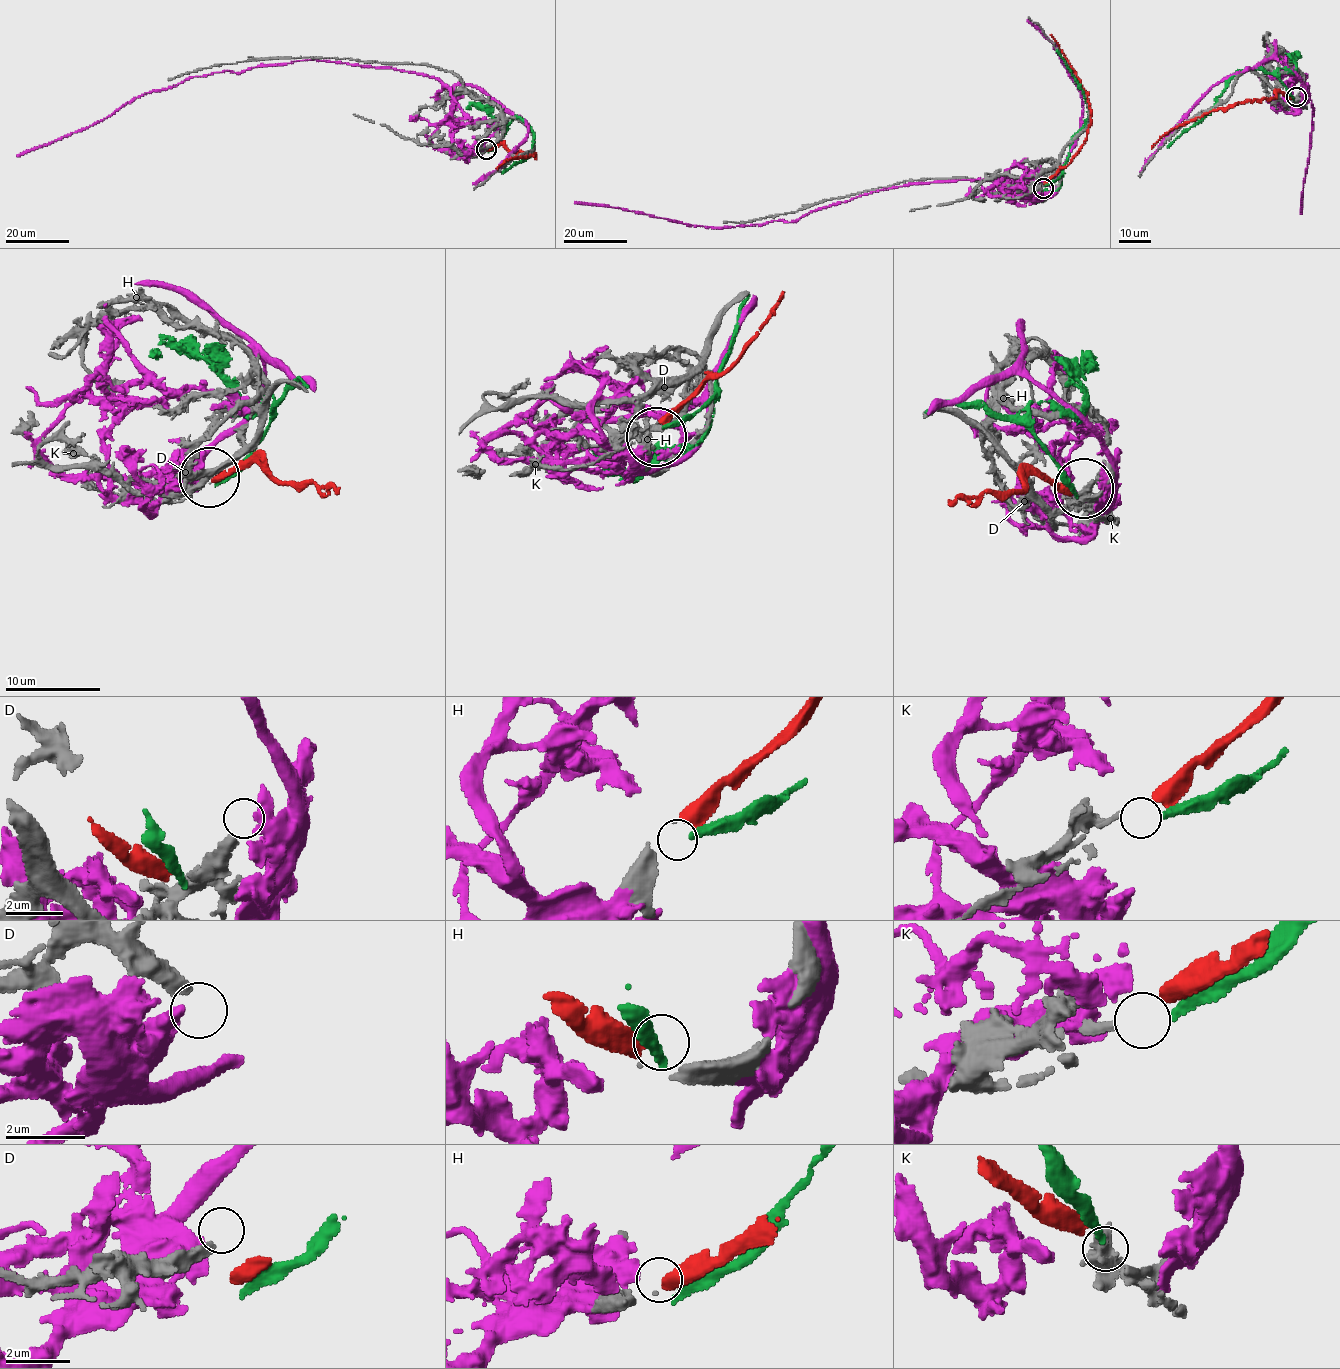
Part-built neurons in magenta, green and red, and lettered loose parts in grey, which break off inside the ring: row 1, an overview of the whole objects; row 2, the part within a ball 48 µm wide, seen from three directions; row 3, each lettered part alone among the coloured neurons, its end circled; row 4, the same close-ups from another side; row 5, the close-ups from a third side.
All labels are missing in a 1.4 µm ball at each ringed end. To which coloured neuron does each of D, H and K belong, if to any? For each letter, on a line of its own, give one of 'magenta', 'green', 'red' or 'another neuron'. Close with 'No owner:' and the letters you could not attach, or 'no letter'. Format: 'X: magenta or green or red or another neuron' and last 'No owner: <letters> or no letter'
D: another neuron
H: red
K: green
No owner: D

